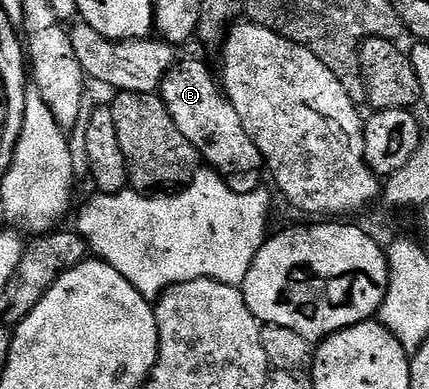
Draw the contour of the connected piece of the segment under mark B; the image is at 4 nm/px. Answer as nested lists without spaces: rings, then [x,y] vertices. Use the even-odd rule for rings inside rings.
[[[190,60],[171,67],[163,77],[160,97],[175,123],[176,130],[194,145],[199,157],[206,160],[211,169],[219,173],[254,172],[263,167],[260,150],[254,144],[254,138],[246,130],[240,114],[230,105],[230,99],[220,87],[219,81],[204,68],[200,61]]]

